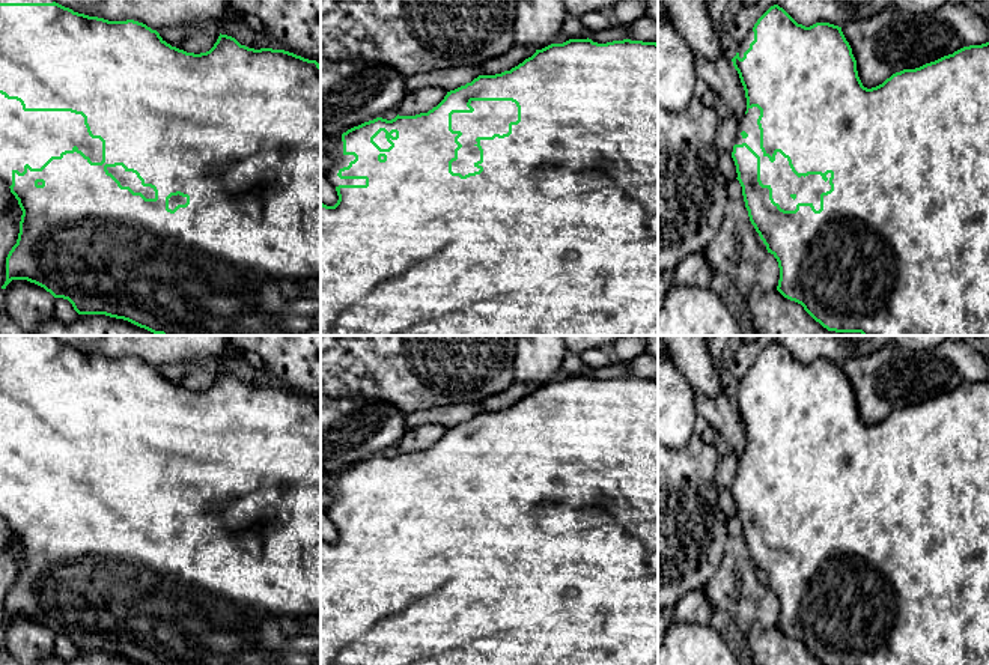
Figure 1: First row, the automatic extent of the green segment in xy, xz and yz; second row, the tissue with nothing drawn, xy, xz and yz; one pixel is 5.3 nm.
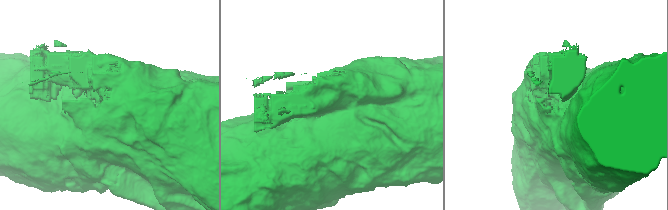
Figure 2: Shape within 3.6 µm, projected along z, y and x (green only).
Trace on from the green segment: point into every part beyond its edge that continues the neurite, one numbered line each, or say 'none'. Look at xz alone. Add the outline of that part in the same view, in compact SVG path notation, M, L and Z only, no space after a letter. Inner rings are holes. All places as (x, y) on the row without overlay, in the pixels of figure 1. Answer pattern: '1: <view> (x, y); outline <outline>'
1: xz (489, 455); outline M471 438L470 442L473 450L452 451L452 466L462 469L458 475L462 484L458 487L458 496L452 500L452 509L462 513L480 507L474 503L480 498L476 475L507 471L509 460L518 457L518 444L512 438Z

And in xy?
1: xy (26, 474); outline M0 430L0 518L12 522L12 509L24 509L24 503L41 506L51 493L60 493L77 483L92 500L102 498L102 478L92 475L84 454L71 448L24 448L17 436Z

